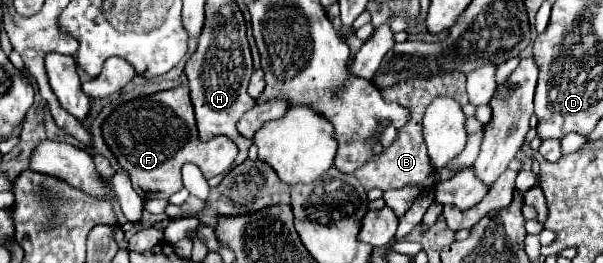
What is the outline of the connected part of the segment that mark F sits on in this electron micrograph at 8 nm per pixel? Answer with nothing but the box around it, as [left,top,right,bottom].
[101,85,237,199]

